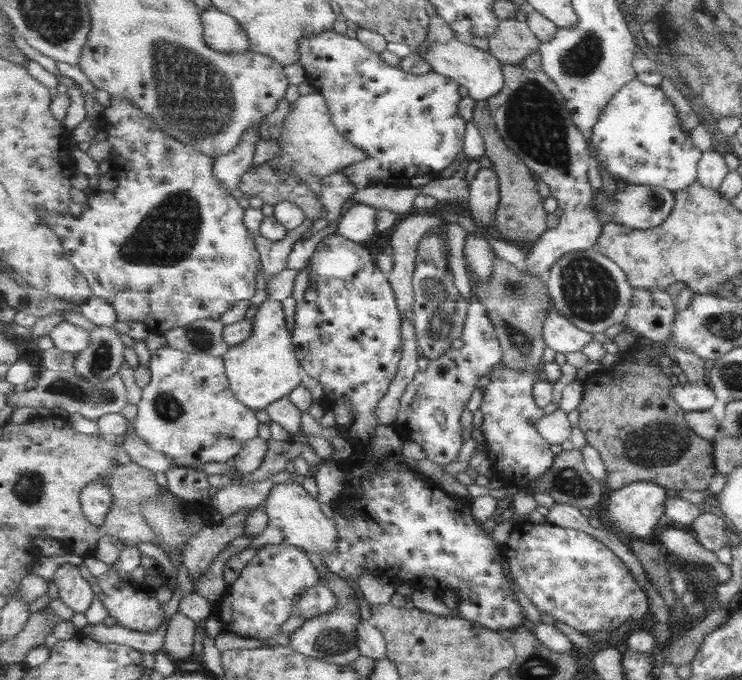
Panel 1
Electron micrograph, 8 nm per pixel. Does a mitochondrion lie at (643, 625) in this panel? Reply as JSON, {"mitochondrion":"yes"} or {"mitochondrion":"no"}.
{"mitochondrion":"no"}

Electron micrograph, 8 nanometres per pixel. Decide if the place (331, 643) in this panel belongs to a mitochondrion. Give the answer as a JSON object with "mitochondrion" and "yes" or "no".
{"mitochondrion":"yes"}

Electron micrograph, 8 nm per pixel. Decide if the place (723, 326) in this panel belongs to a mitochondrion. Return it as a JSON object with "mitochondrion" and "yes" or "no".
{"mitochondrion":"yes"}

